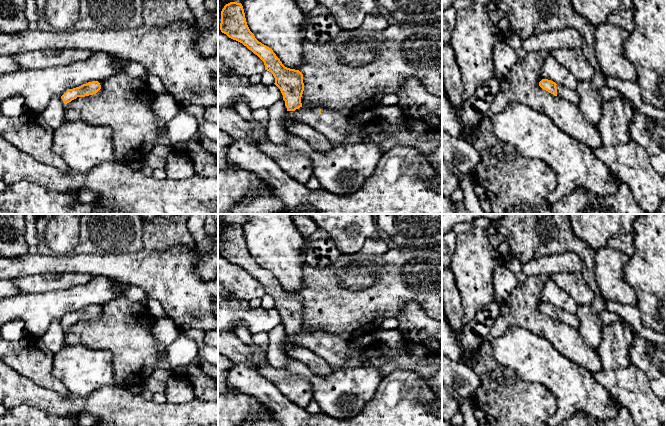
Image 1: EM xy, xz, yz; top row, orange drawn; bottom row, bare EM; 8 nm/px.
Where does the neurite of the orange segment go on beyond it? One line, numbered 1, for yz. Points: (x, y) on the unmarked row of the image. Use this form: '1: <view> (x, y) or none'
1: yz (570, 319)

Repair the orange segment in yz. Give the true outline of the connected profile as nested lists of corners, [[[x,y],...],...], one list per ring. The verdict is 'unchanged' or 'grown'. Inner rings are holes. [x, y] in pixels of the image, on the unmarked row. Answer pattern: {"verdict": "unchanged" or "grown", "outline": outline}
{"verdict": "grown", "outline": [[[542,303],[539,306],[539,310],[543,314],[548,315],[549,317],[553,318],[554,320],[565,323],[575,329],[578,329],[580,326],[579,320],[575,314],[565,312],[565,311],[561,310],[560,308],[556,308],[555,306],[553,306],[551,304]]]}

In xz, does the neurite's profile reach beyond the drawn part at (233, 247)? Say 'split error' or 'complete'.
split error

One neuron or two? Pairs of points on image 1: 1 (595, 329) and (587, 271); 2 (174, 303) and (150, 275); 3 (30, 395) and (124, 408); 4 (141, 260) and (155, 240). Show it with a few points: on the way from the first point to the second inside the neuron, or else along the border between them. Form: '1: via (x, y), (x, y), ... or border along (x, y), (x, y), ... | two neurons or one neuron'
1: via (594, 315), (597, 292), (592, 285) | one neuron
2: via (171, 296), (157, 282) | one neuron
3: via (53, 404), (101, 405) | one neuron
4: border along (144, 247), (159, 252), (164, 252), (171, 248) | two neurons

